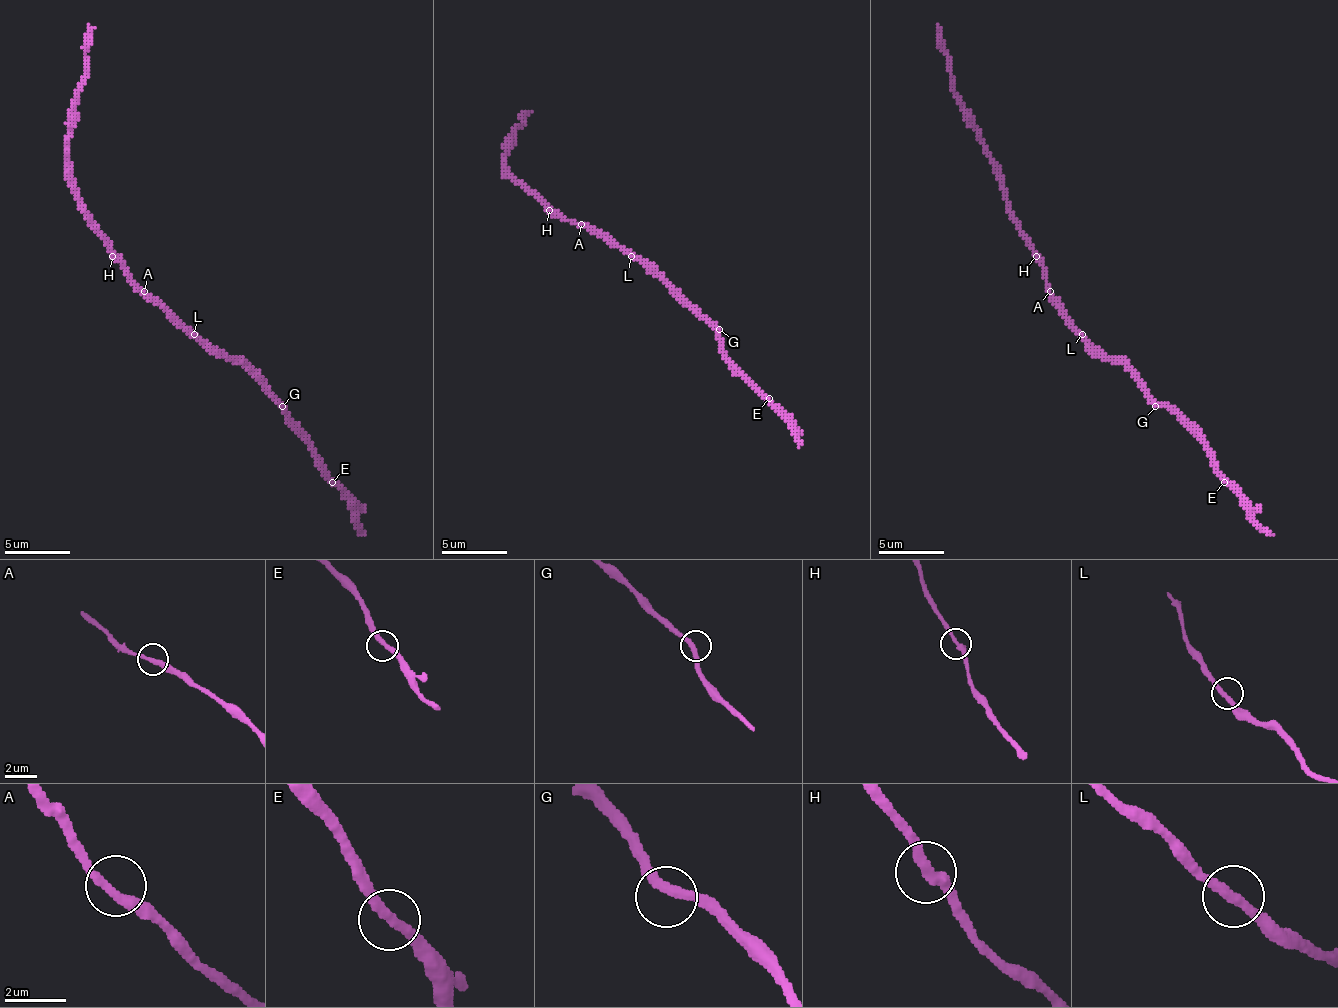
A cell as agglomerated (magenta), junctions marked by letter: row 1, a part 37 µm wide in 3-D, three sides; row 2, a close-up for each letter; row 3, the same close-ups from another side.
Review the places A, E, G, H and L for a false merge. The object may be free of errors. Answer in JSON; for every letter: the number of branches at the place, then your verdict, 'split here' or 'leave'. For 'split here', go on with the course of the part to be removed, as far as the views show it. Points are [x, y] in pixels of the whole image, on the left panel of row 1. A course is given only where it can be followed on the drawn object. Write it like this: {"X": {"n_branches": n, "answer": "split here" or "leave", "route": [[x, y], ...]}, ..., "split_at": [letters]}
{"A": {"n_branches": 2, "answer": "leave"}, "E": {"n_branches": 2, "answer": "leave"}, "G": {"n_branches": 2, "answer": "leave"}, "H": {"n_branches": 2, "answer": "leave"}, "L": {"n_branches": 2, "answer": "leave"}, "split_at": []}

